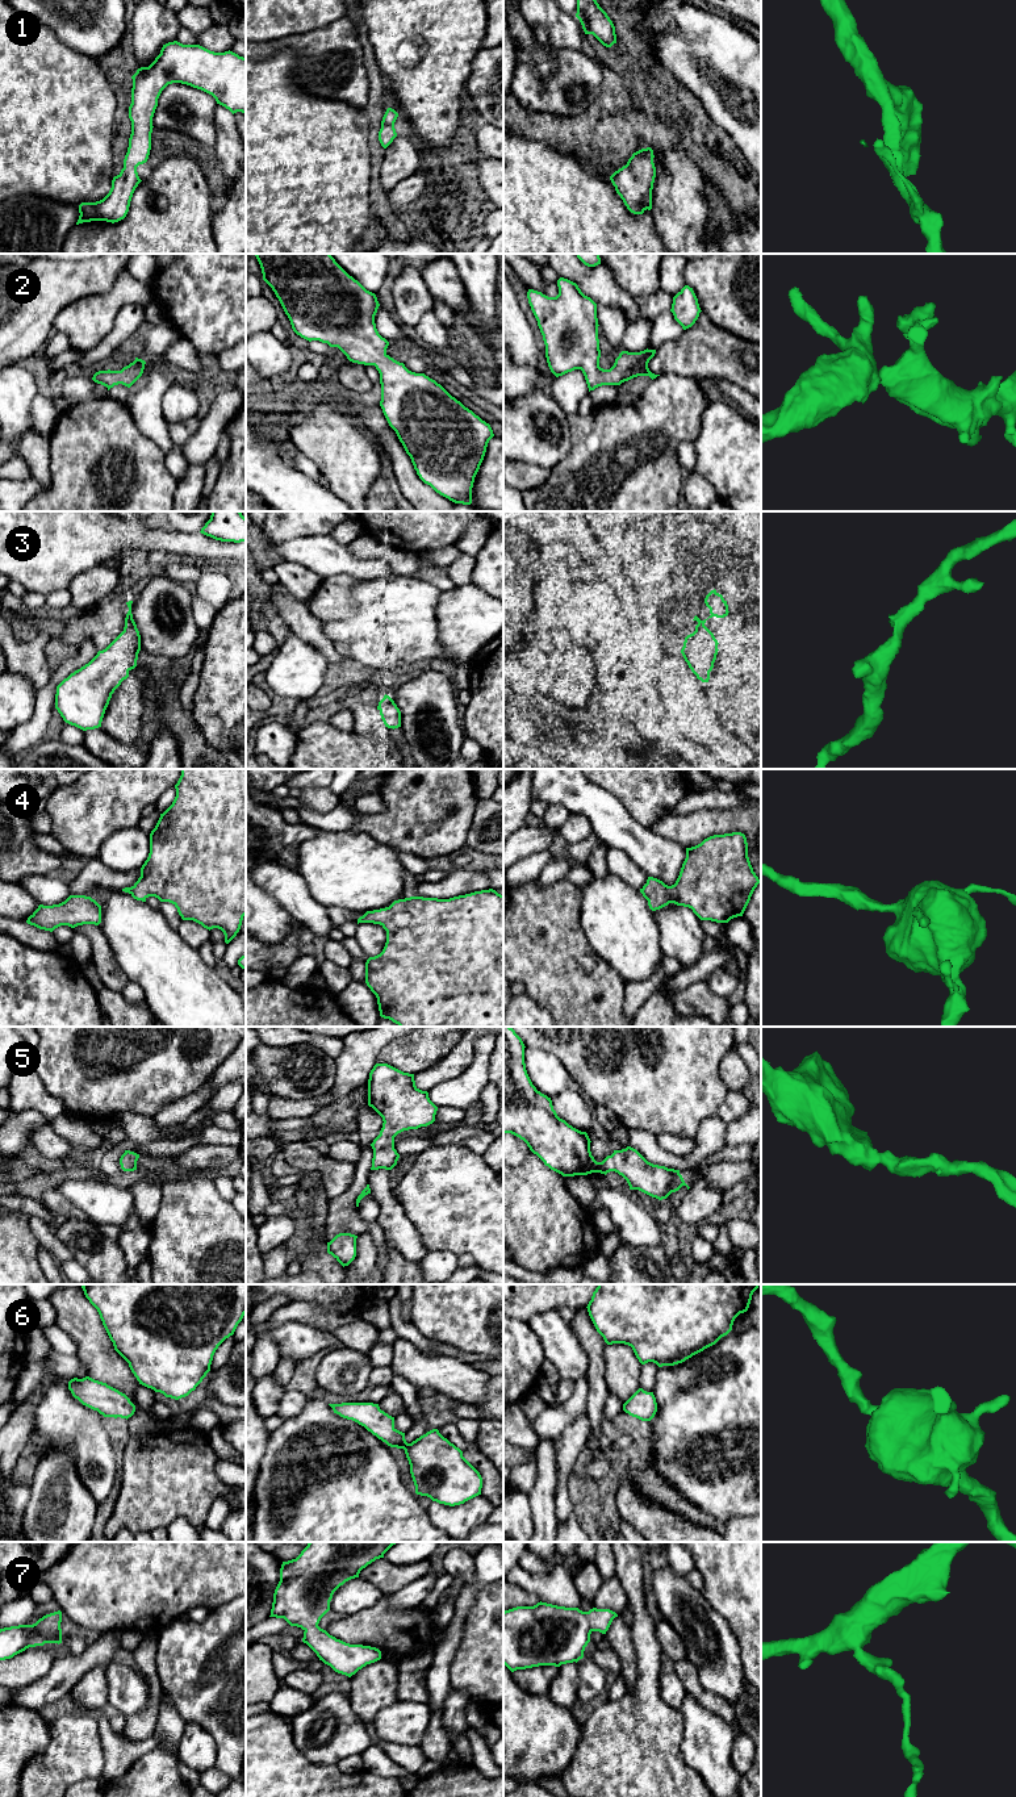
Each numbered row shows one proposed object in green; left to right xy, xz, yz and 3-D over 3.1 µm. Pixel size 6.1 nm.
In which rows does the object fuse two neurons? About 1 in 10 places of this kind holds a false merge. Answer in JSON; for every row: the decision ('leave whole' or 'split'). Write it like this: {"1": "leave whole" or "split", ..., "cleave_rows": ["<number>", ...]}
{"1": "leave whole", "2": "leave whole", "3": "leave whole", "4": "leave whole", "5": "leave whole", "6": "leave whole", "7": "leave whole", "cleave_rows": []}

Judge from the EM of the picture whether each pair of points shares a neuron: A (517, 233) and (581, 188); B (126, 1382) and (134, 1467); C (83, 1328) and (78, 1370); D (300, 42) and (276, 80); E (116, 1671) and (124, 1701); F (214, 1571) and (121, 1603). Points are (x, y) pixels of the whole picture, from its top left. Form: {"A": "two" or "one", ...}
{"A": "one", "B": "two", "C": "two", "D": "two", "E": "one", "F": "one"}

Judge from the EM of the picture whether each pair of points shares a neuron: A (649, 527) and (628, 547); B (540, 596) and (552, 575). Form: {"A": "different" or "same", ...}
{"A": "different", "B": "different"}

